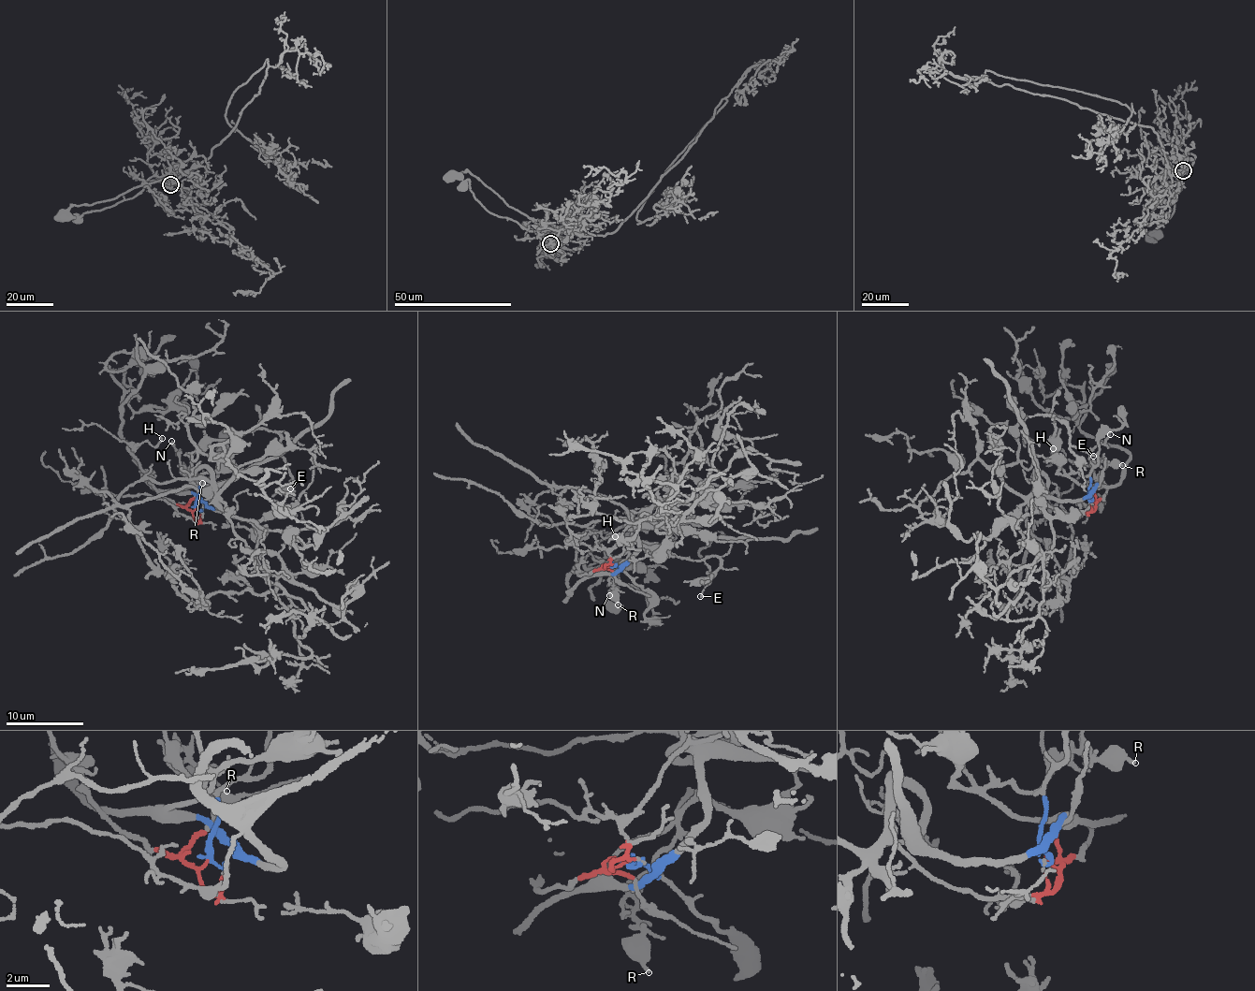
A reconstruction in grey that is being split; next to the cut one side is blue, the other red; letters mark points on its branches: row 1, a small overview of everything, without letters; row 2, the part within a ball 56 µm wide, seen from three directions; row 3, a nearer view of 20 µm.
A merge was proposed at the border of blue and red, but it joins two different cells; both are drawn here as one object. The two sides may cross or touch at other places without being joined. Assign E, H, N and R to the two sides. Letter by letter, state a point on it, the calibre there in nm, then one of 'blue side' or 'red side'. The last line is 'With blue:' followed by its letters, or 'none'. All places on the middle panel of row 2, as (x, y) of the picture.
E: place (700, 596); calibre 140 nm; blue side
H: place (615, 536); calibre 160 nm; red side
N: place (609, 595); calibre 150 nm; blue side
R: place (618, 604); calibre 150 nm; blue side
With blue: E, N, R

